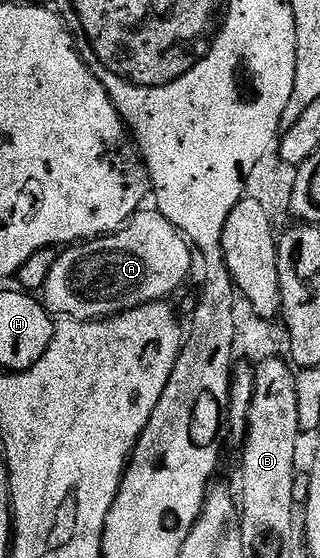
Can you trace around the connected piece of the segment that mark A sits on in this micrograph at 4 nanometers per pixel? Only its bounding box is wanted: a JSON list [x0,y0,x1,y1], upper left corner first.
[41,210,193,320]

